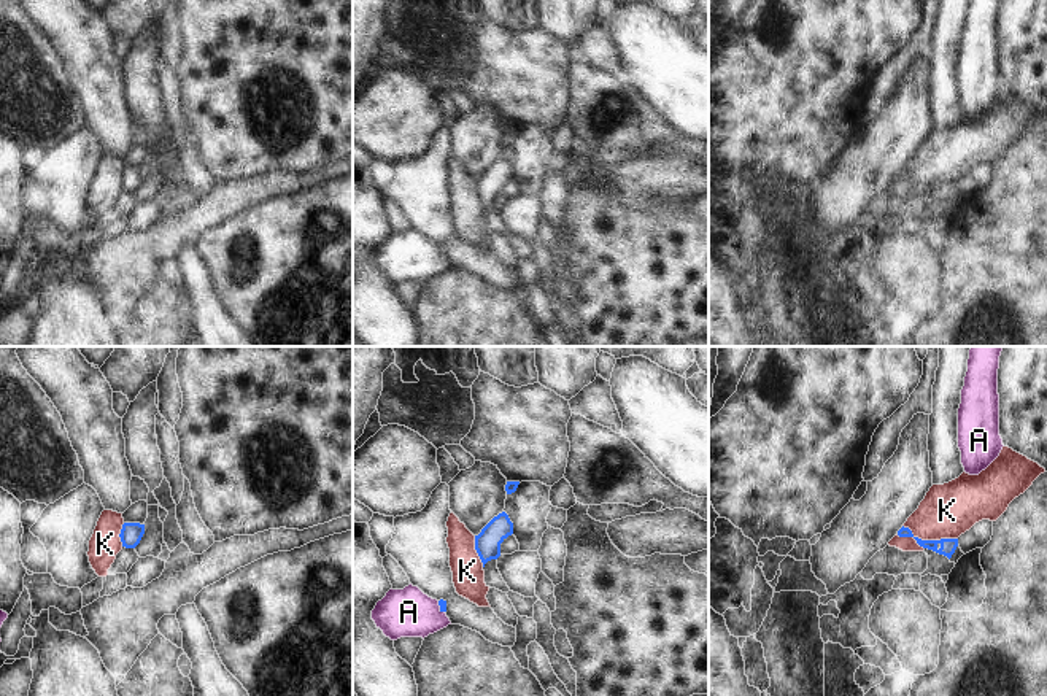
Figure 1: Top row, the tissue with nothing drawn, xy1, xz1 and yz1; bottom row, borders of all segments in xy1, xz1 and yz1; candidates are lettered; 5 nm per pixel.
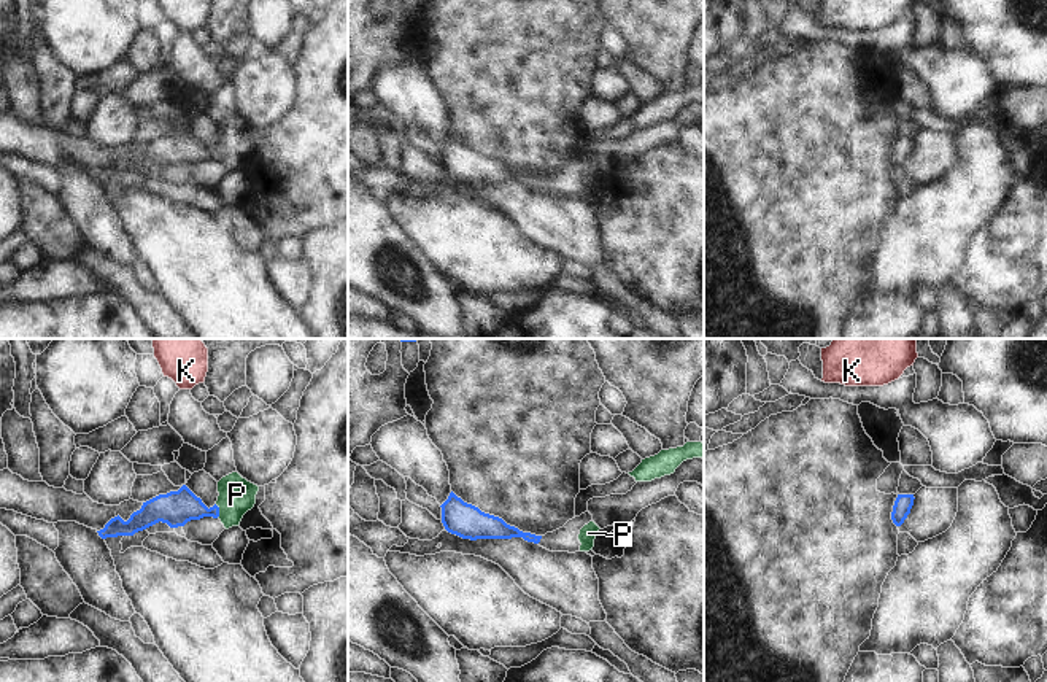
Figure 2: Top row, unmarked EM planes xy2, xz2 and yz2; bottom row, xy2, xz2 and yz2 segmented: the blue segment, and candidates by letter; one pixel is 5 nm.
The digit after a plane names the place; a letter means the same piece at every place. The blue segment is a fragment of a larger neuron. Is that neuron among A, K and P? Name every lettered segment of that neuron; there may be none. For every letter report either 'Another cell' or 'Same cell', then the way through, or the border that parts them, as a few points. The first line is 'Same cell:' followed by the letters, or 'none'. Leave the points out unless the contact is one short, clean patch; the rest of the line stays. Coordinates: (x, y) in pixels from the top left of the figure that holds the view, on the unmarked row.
Same cell: P
A: Another cell. Boundary: xz1 (437, 245), (444, 256)
K: Another cell. Boundary: yz1 (896, 178), (922, 183), (957, 183)
P: Same cell. Path across: xy2 (177, 151), (218, 154), (237, 139)

